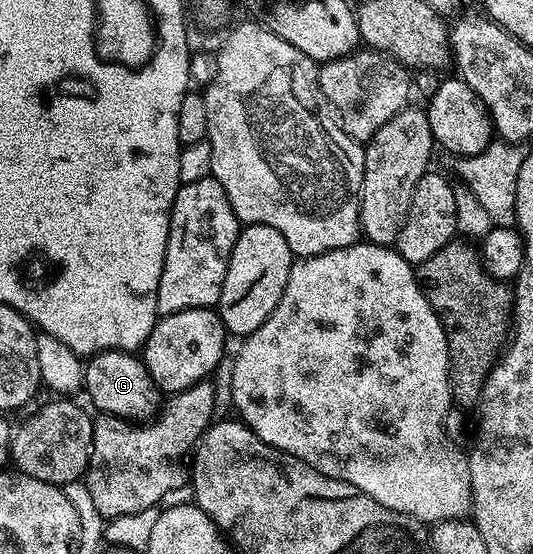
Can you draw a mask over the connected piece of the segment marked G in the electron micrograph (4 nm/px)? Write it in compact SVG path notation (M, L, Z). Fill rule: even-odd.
M106 349L104 353L94 354L85 365L85 393L86 396L91 396L91 401L99 413L111 413L114 417L123 417L132 423L150 422L161 409L161 390L153 383L142 360L131 351Z

